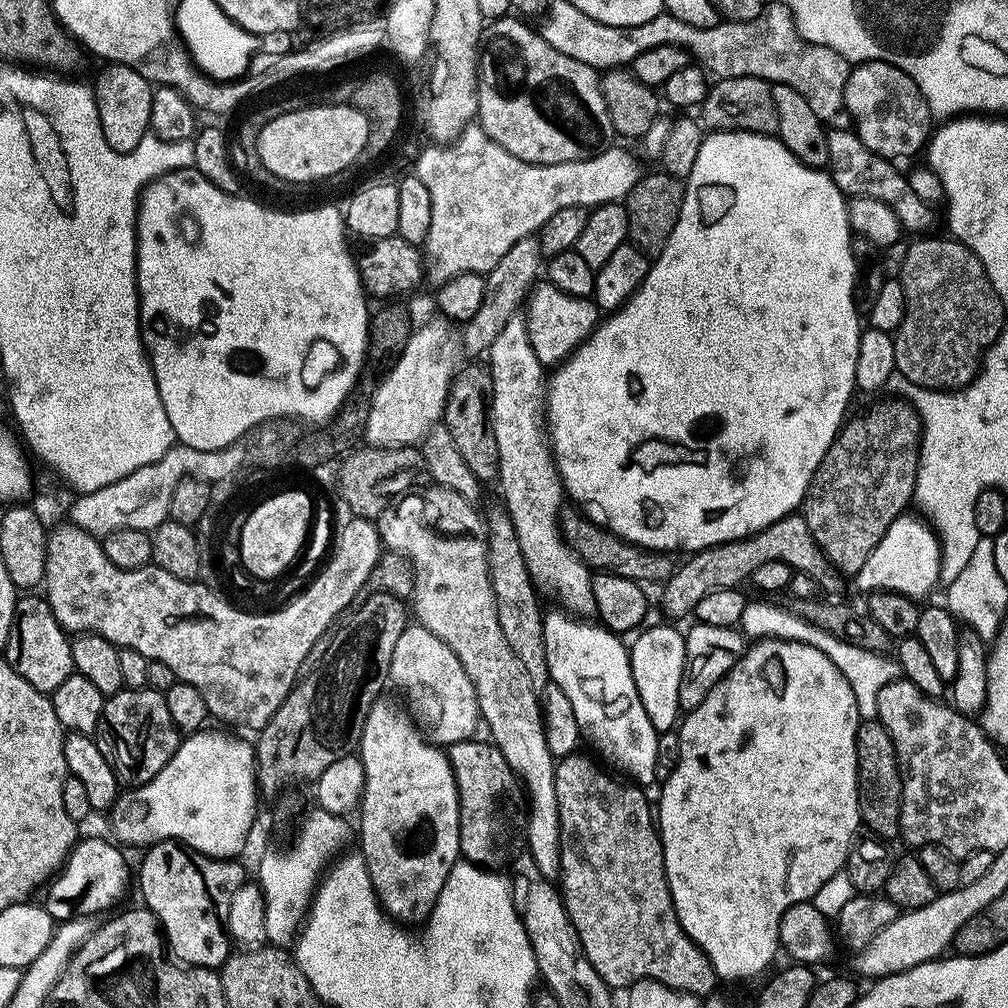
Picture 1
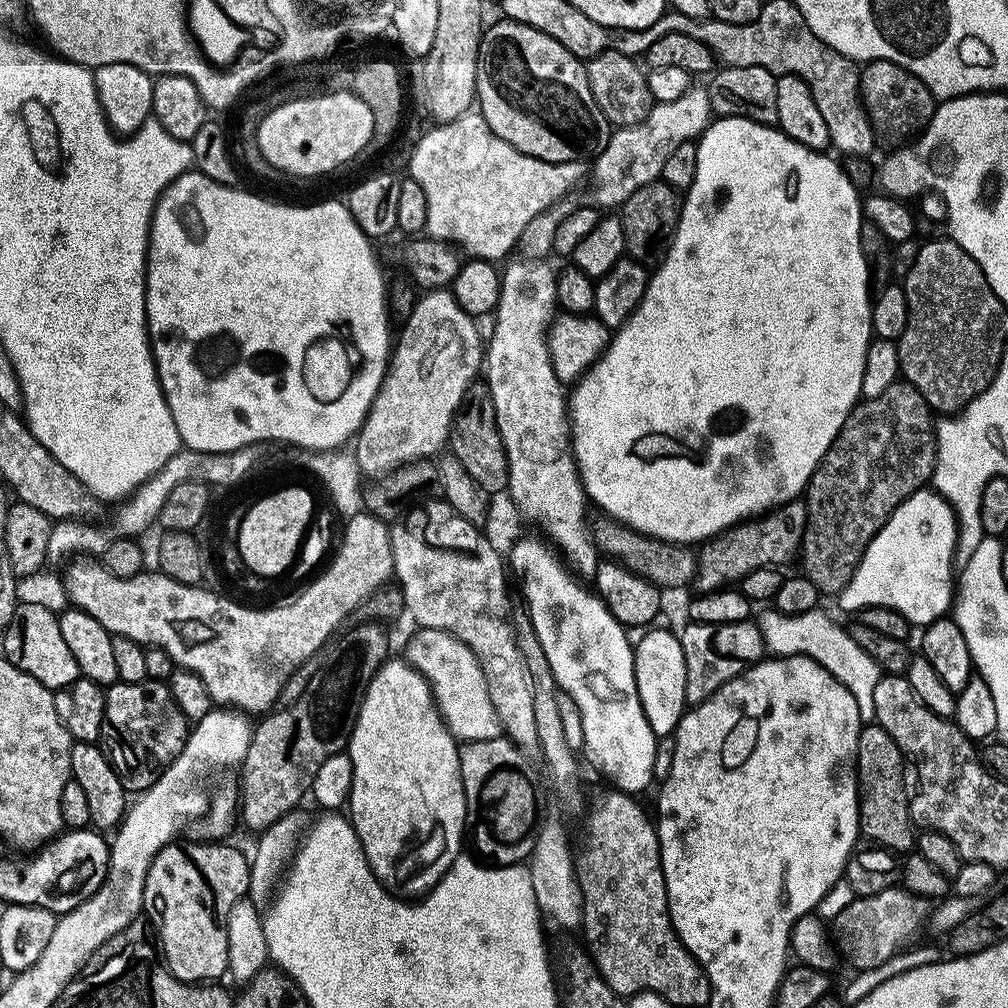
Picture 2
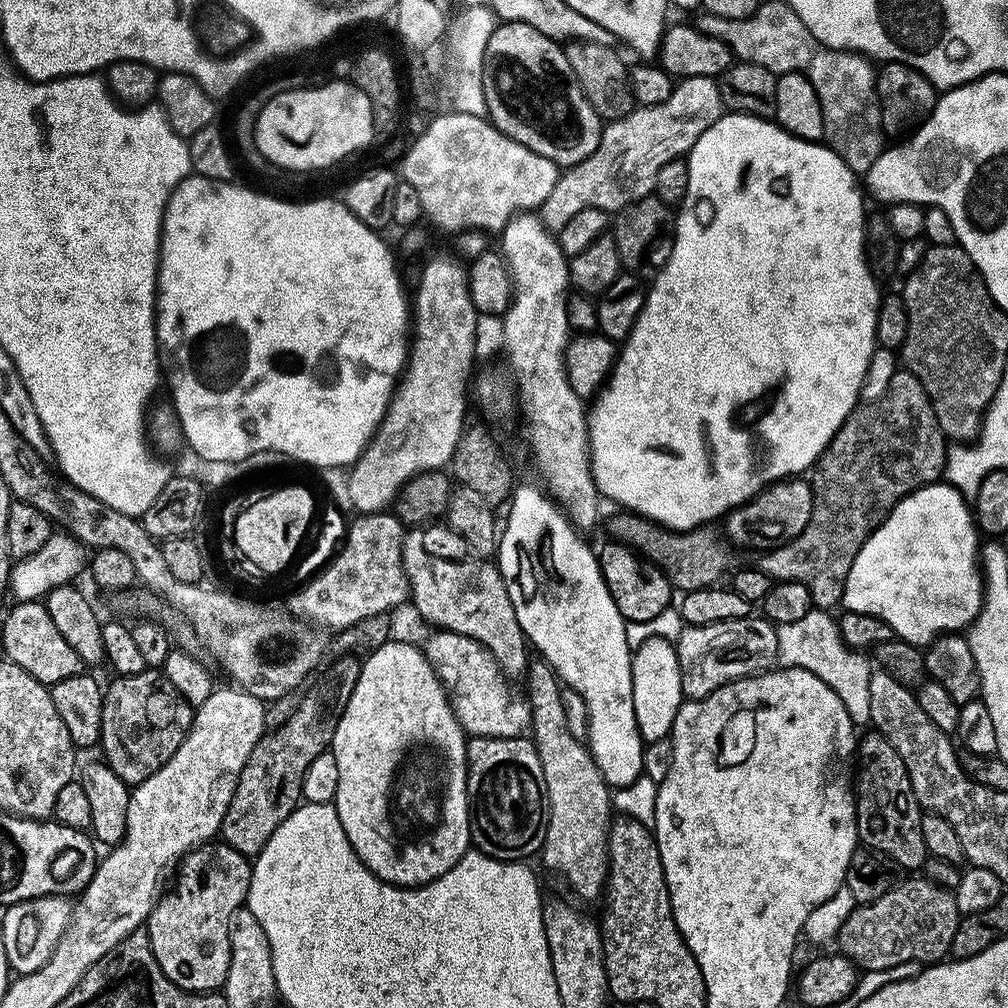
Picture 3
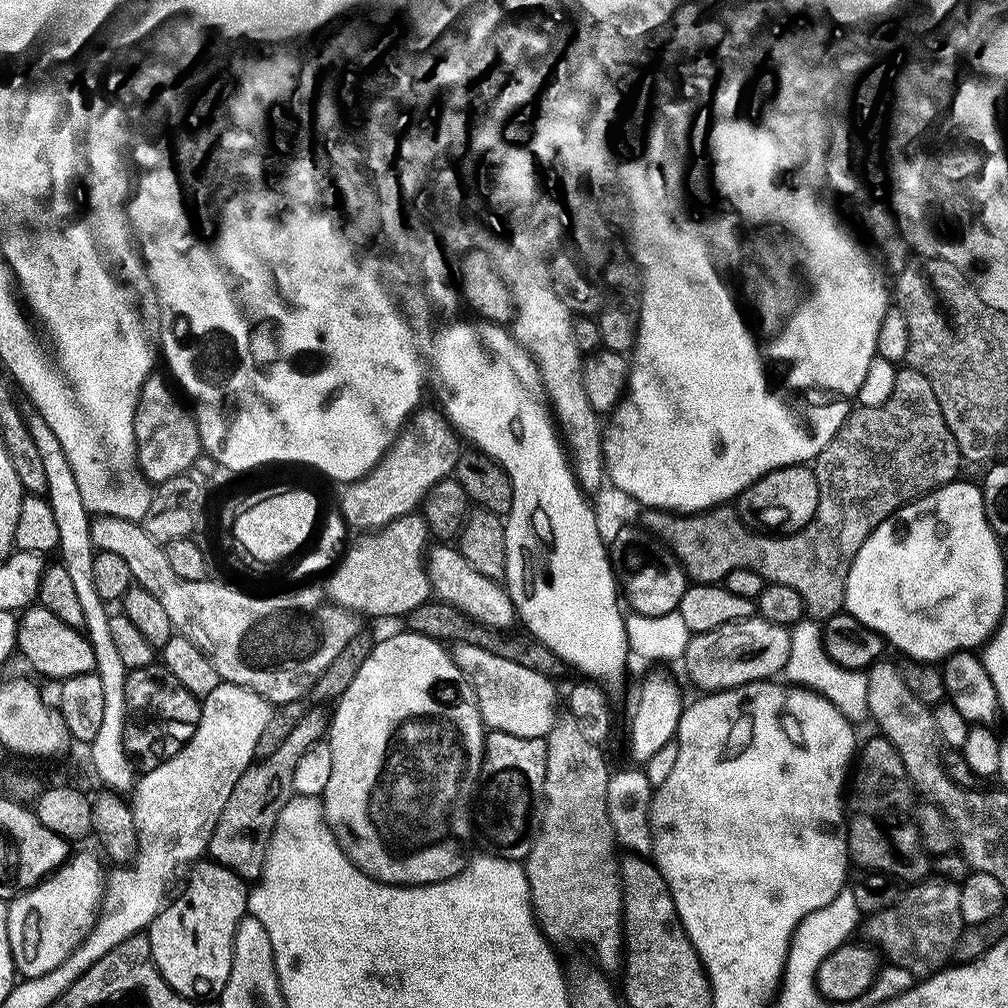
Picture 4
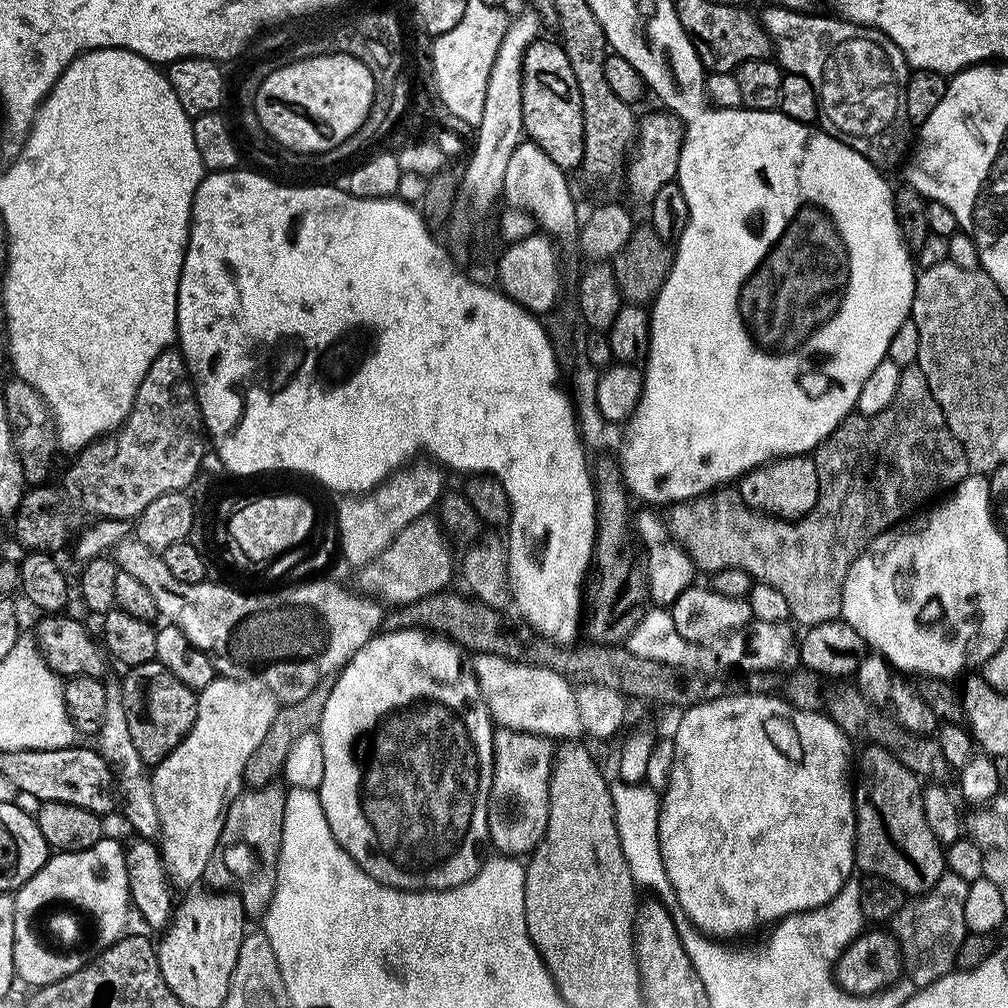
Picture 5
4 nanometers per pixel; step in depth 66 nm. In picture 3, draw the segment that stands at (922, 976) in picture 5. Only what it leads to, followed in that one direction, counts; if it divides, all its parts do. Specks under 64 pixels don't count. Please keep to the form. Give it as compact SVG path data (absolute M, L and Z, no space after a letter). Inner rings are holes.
M927 878L897 883L895 888L873 904L859 905L838 937L839 951L861 973L892 972L907 964L935 966L949 959L954 934L961 922L958 902L949 889Z

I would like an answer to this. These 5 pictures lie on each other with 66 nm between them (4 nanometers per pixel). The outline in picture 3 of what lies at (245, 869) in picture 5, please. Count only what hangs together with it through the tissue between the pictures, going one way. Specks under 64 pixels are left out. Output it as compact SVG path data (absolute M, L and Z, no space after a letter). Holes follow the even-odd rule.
M352 654L340 658L333 672L326 673L303 693L298 714L294 714L286 726L275 729L258 742L254 754L250 754L250 762L246 762L246 770L242 770L236 797L230 802L230 810L224 819L223 843L244 856L255 858L268 845L270 838L274 838L278 826L282 826L282 822L300 807L307 772L320 755L331 749L338 726L346 714L346 706L350 706L350 698L354 698L362 667L356 658Z

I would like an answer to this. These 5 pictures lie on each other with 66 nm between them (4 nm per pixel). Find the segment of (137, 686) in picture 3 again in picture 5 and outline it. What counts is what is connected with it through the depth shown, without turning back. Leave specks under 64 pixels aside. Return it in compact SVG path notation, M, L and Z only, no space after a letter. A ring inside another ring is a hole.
M155 662L137 668L129 668L126 675L128 677L122 680L122 687L125 710L129 718L130 736L133 738L134 746L144 763L148 766L158 766L192 733L192 728L195 726L200 713L197 693L193 692L190 686L178 682L178 678L174 678L174 674L170 674L170 670L166 670L166 666Z

